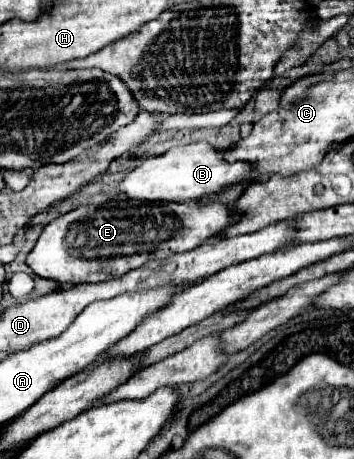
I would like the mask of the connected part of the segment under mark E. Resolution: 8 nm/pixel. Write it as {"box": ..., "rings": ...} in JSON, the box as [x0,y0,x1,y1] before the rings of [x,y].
{"box":[26,199,238,281],"rings":[[[112,199],[102,205],[78,207],[50,221],[38,237],[38,243],[26,257],[26,265],[42,279],[72,279],[68,263],[84,263],[84,281],[120,277],[142,267],[150,259],[168,259],[168,255],[192,251],[216,233],[224,231],[238,217],[226,205],[208,203],[144,203],[132,199]]]}

